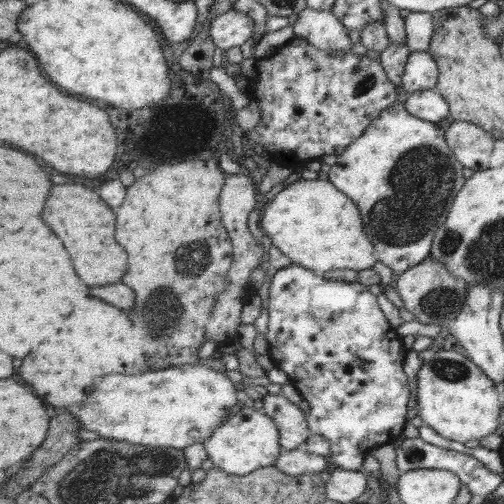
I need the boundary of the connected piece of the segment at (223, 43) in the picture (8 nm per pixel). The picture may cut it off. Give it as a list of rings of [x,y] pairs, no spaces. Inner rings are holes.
[[[232,8],[228,12],[216,15],[210,21],[207,31],[215,46],[226,52],[229,48],[242,46],[252,37],[253,26],[254,21],[247,14]]]

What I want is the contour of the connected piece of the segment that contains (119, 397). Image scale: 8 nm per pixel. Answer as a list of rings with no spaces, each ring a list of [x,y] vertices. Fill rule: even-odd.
[[[200,363],[182,368],[150,370],[140,376],[108,374],[98,378],[96,390],[88,394],[86,404],[72,409],[82,429],[100,434],[102,439],[123,440],[144,447],[183,449],[203,443],[214,434],[218,424],[236,409],[234,383],[225,372]]]

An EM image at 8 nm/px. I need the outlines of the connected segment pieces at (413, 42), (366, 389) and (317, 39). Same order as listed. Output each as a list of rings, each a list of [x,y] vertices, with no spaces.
[[[412,12],[405,17],[405,44],[411,52],[429,50],[431,36],[434,34],[433,16],[427,12]]]
[[[290,264],[274,272],[272,282],[270,282],[270,290],[268,290],[268,302],[268,332],[265,334],[268,343],[267,355],[276,368],[280,368],[282,372],[288,374],[288,382],[297,387],[302,398],[311,407],[306,413],[308,429],[313,435],[322,436],[330,441],[328,454],[330,462],[336,466],[336,469],[360,471],[370,450],[376,445],[392,444],[403,434],[408,421],[406,416],[408,416],[408,402],[410,402],[410,386],[402,367],[409,350],[402,345],[402,337],[397,333],[396,327],[392,327],[384,317],[385,311],[380,308],[378,298],[369,292],[368,287],[357,282],[330,280],[330,278],[324,278],[322,273],[308,270],[300,265]]]
[[[307,6],[292,20],[292,25],[296,37],[306,39],[312,46],[328,54],[337,54],[339,50],[346,52],[350,50],[353,45],[351,38],[348,36],[346,27],[330,10],[314,10]]]

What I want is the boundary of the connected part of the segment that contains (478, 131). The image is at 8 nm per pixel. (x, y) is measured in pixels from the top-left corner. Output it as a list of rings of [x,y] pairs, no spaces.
[[[456,120],[447,128],[445,142],[462,166],[473,171],[490,168],[489,159],[496,140],[482,127]]]

